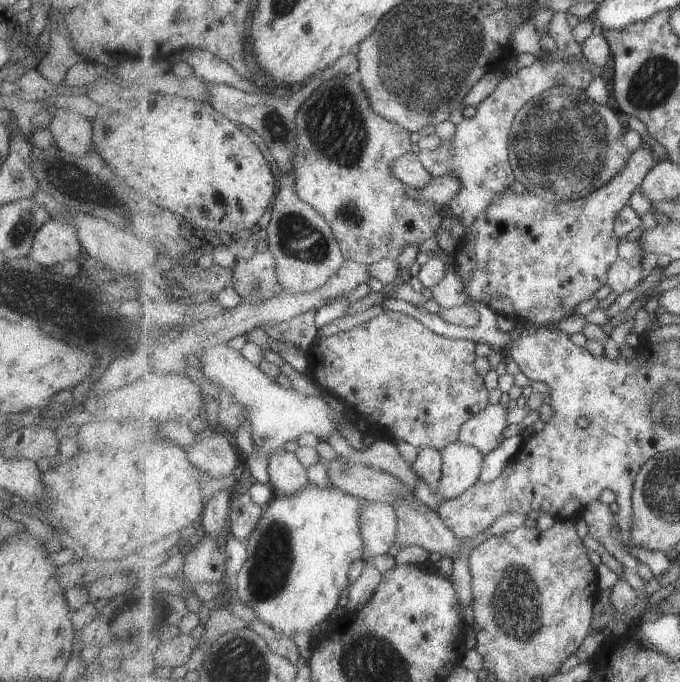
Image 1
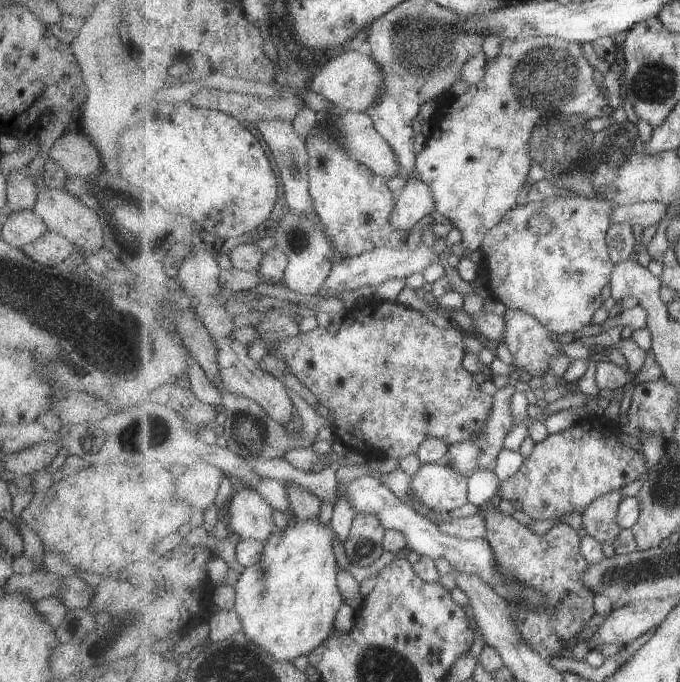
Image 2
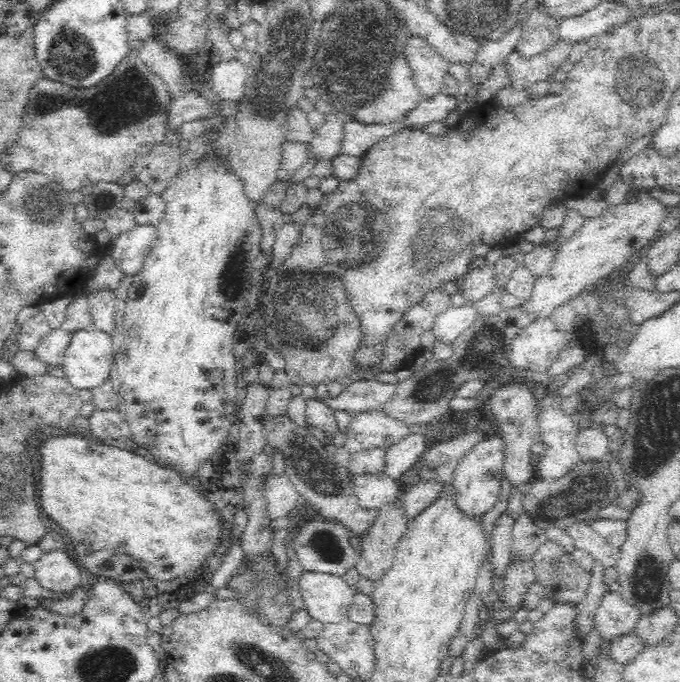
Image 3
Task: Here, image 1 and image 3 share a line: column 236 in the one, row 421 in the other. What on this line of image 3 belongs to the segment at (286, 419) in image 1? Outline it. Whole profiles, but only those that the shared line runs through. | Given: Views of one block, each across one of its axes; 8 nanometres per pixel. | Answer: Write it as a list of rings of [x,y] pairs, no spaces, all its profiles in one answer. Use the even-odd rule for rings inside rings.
[[[370,410],[356,413],[343,433],[344,448],[348,454],[360,452],[370,447],[392,446],[411,434],[410,427],[388,417],[384,412]]]

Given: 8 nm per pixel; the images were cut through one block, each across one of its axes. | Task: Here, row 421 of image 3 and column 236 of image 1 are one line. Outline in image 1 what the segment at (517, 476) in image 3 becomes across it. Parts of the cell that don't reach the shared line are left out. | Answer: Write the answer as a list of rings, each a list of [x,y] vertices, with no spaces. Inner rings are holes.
[[[245,485],[240,495],[235,495],[231,501],[229,522],[231,535],[248,540],[251,532],[255,530],[257,522],[261,520],[263,512],[264,508],[255,504],[247,485]]]

